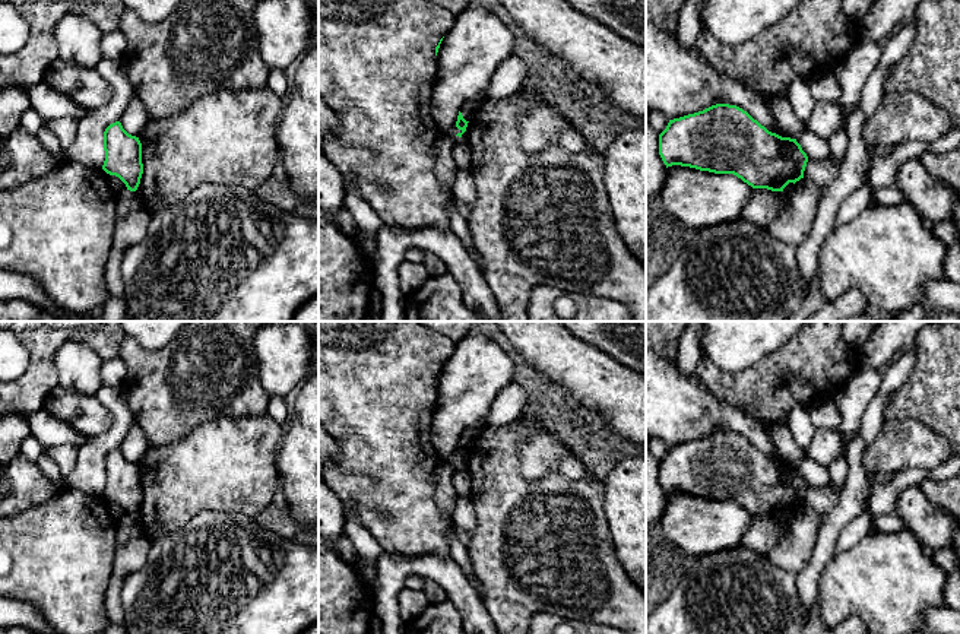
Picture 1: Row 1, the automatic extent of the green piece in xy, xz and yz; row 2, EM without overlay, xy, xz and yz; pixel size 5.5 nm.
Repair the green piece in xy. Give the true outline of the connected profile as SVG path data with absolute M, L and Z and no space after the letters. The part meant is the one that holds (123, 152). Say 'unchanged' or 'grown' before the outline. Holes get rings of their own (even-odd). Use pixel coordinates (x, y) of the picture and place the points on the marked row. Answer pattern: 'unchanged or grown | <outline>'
unchanged | M120 121L110 124L104 131L105 161L102 169L118 177L130 191L136 191L143 174L142 143L129 134Z

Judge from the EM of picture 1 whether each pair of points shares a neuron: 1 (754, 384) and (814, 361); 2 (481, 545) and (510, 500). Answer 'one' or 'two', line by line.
1: one
2: one

